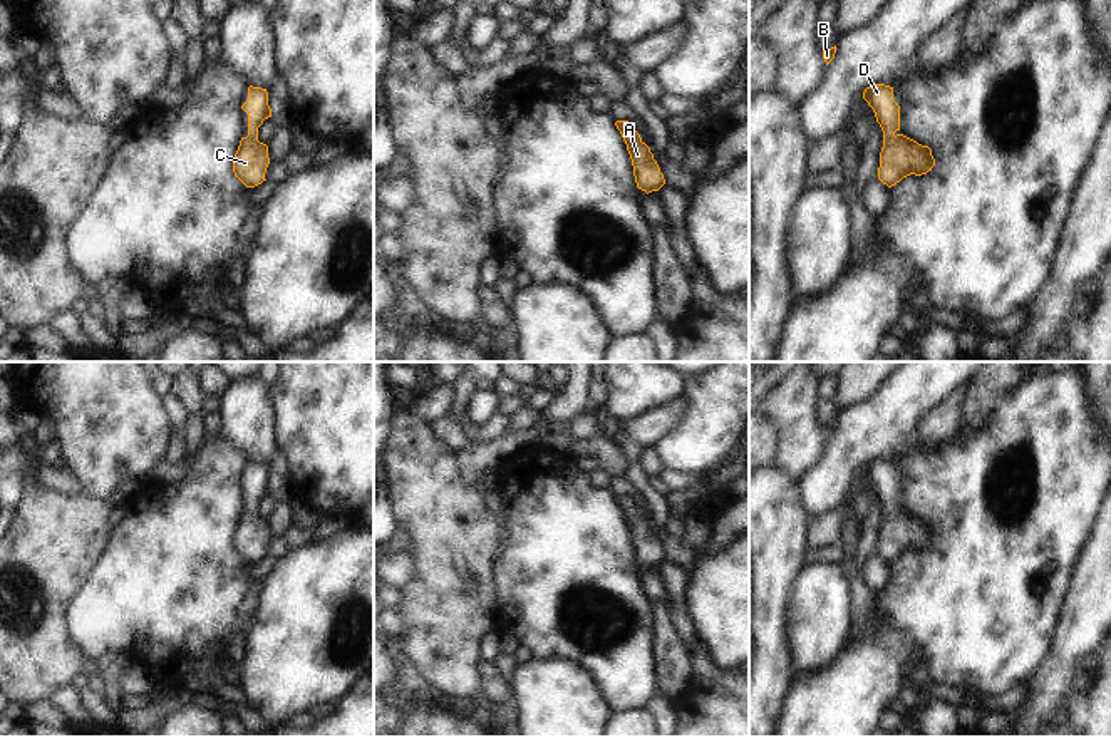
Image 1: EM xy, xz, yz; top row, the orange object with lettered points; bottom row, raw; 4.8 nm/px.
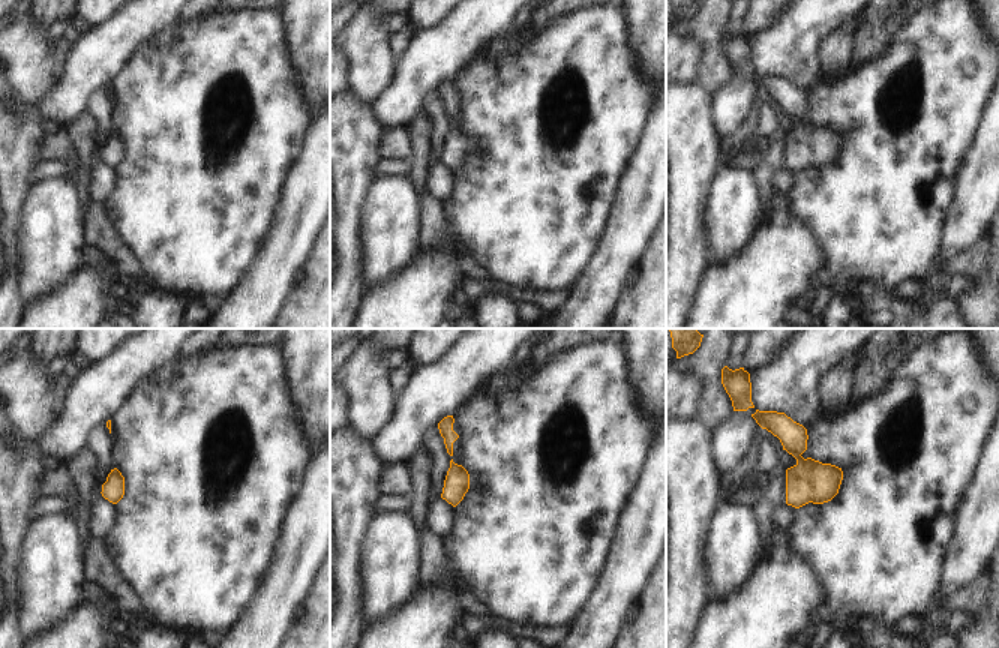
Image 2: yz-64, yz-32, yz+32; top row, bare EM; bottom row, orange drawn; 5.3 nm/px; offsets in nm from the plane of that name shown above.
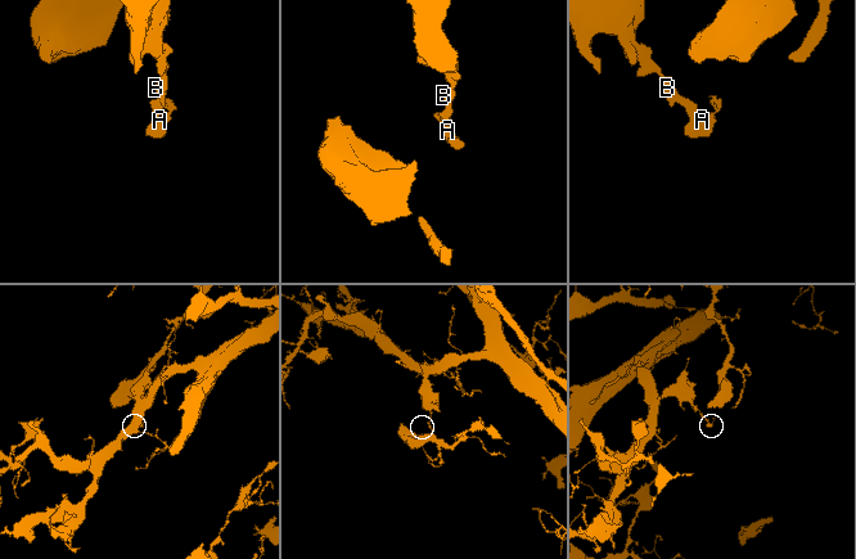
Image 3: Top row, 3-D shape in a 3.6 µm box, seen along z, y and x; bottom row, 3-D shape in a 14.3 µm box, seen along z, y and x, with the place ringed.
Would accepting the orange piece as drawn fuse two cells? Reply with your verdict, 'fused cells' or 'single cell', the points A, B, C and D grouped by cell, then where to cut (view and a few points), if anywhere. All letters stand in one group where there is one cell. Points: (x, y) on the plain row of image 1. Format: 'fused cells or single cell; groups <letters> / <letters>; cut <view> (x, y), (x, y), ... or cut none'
single cell; groups A B C D; cut none

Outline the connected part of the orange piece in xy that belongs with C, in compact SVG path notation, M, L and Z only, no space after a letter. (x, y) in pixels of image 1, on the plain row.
M250 461L248 476L241 484L248 489L248 511L240 516L233 548L246 563L255 563L266 556L265 548L270 539L268 521L258 516L258 502L271 492L266 464Z

